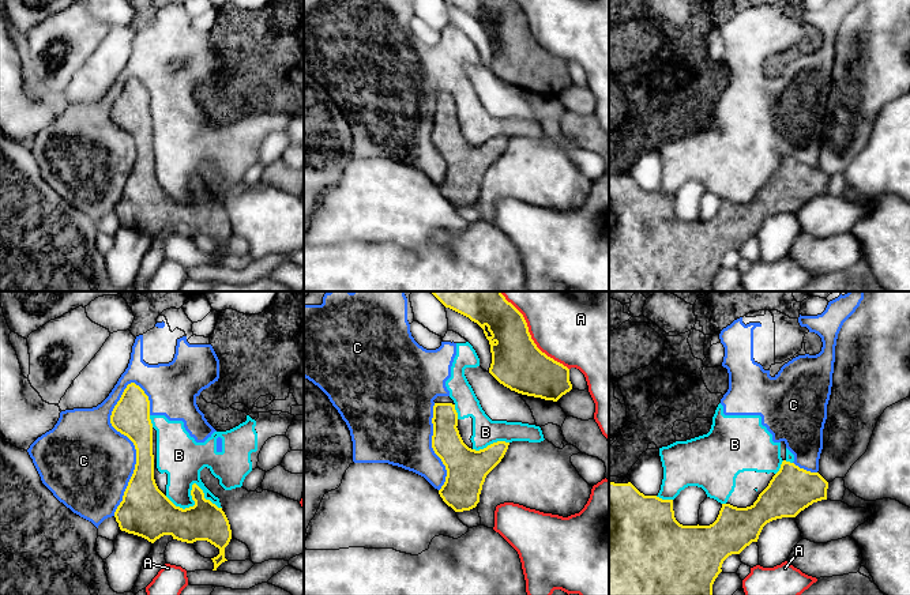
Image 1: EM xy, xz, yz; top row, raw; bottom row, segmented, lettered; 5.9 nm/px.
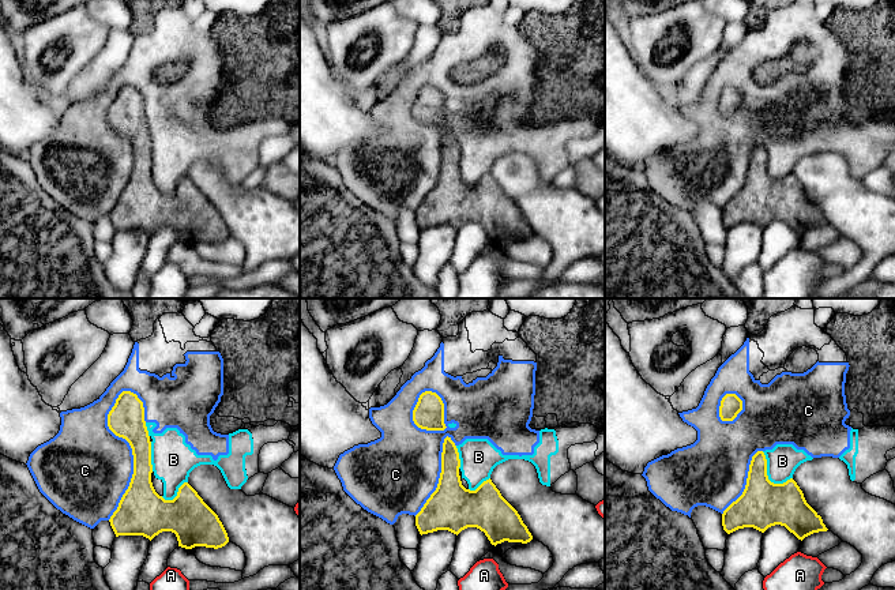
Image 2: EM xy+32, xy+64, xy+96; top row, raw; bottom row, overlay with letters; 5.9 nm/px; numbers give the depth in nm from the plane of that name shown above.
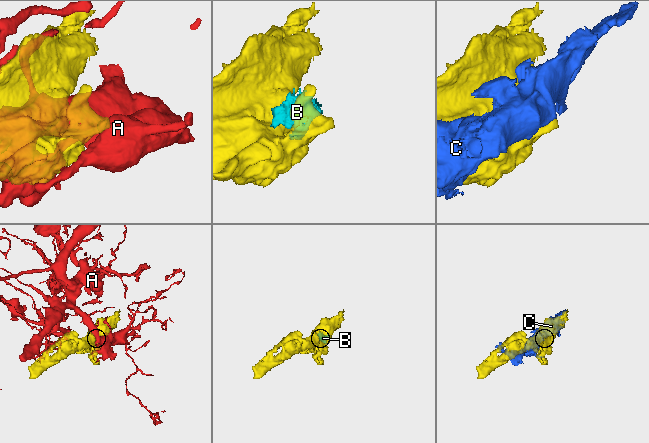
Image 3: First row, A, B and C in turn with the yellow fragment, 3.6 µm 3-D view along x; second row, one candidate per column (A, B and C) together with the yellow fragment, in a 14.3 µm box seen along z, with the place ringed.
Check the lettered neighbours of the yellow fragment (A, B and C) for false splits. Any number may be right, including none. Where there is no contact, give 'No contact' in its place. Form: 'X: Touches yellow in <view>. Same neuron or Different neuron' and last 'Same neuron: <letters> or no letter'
A: Touches yellow in xz. Different neuron
B: Touches yellow in xy. Different neuron
C: Touches yellow in xy. Different neuron
Same neuron: no letter

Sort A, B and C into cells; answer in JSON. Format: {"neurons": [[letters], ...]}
{"neurons": [["A"], ["B", "C"]]}

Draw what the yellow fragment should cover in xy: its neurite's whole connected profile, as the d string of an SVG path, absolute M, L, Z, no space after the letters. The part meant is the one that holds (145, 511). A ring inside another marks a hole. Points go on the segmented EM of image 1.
M131 383L124 389L120 400L114 406L110 415L112 426L127 436L136 449L136 464L134 474L124 492L123 501L114 512L116 521L121 531L134 534L154 543L163 535L172 535L173 539L193 543L196 541L207 541L219 549L219 554L213 560L214 569L228 561L225 558L225 547L232 539L232 530L229 520L222 511L210 500L204 498L203 490L193 483L191 496L195 501L193 506L180 508L176 506L157 486L154 479L154 455L153 455L153 423L150 419L150 400L144 391Z

